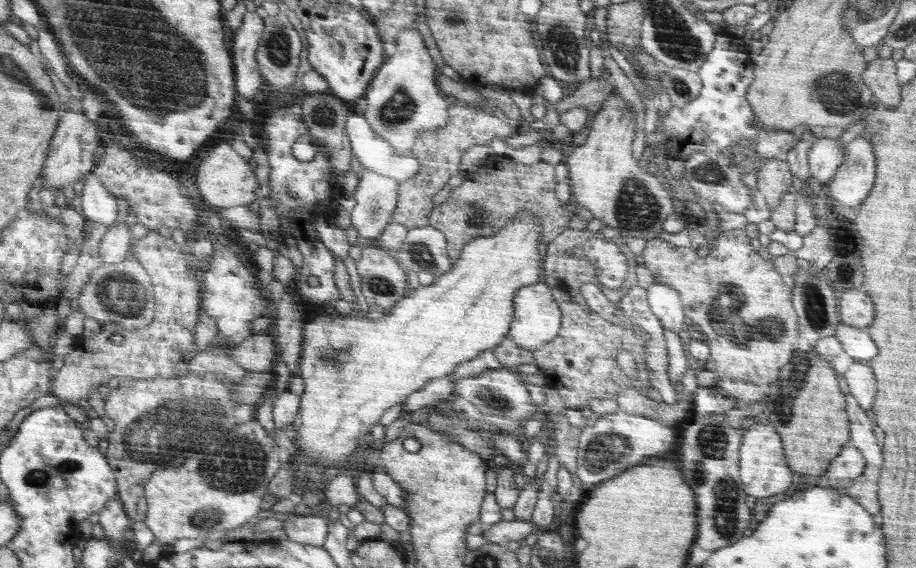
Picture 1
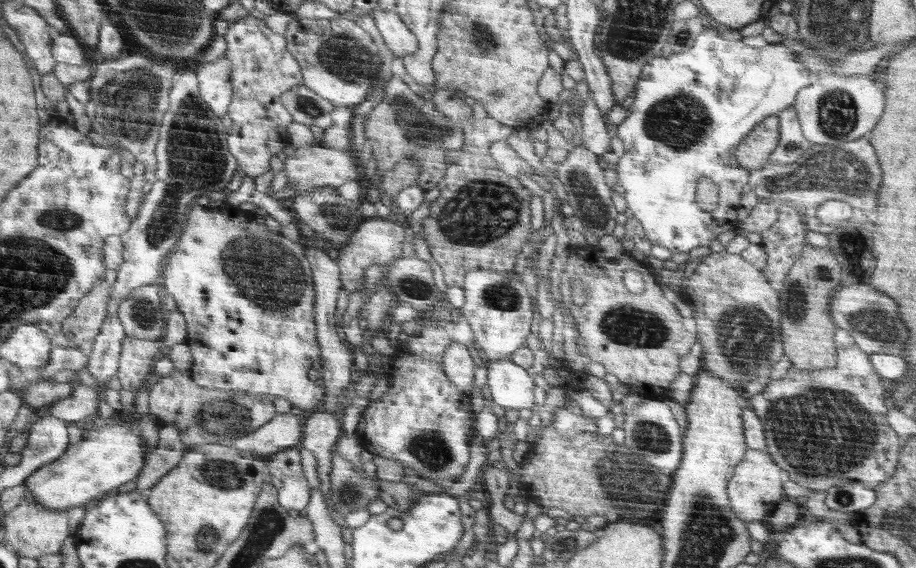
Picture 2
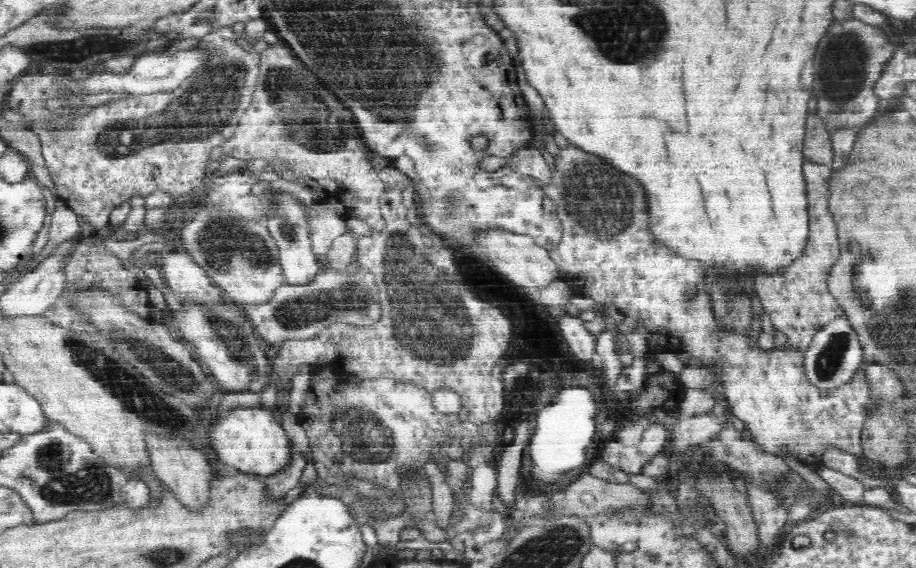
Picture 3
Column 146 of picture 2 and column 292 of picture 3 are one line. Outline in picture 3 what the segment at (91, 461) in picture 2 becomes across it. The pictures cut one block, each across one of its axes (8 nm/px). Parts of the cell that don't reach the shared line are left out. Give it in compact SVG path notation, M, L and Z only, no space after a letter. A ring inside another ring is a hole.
M236 408L230 411L224 419L219 419L217 424L214 424L211 432L211 442L213 448L221 459L222 463L227 466L237 467L240 471L254 476L274 476L282 472L292 462L292 444L286 435L286 430L282 427L282 422L279 420L278 411L273 411L266 408Z

